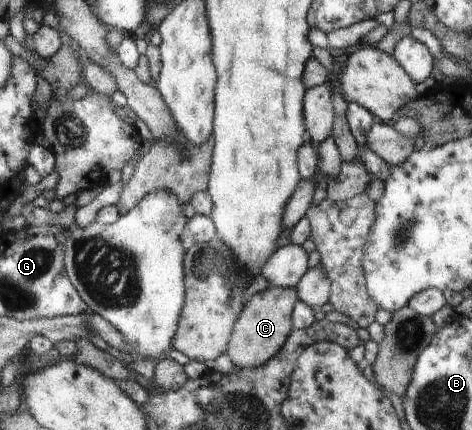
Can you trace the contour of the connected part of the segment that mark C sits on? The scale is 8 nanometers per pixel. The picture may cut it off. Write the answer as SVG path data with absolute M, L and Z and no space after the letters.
M270 284L261 292L249 298L235 323L226 354L237 369L263 365L272 359L284 344L291 331L293 308L299 303L296 288L282 288Z

